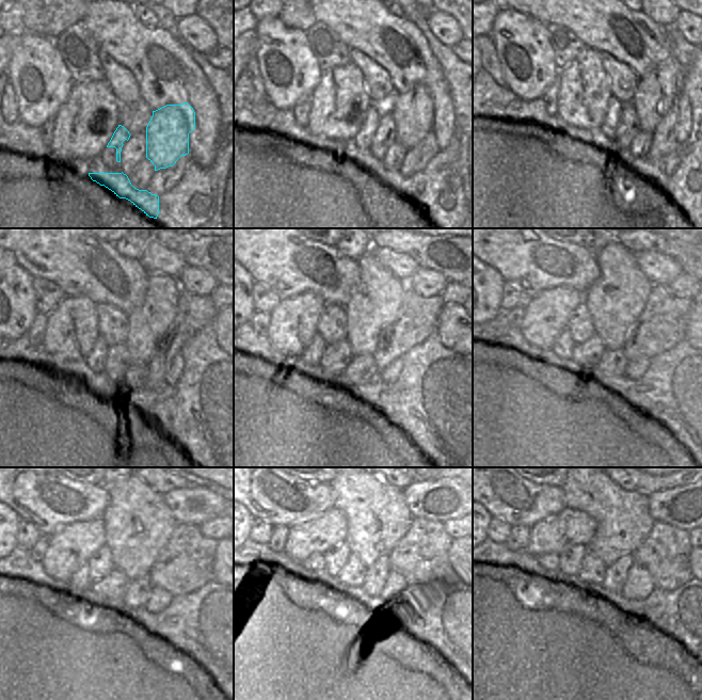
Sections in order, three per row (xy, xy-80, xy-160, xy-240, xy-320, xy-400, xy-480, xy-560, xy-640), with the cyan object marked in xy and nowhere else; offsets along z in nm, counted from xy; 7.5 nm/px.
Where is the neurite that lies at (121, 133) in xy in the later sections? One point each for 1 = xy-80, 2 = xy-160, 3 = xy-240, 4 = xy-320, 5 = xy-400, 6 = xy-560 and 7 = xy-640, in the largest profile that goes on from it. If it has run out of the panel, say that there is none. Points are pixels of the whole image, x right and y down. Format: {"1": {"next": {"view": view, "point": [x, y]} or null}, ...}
{"1": {"next": {"view": "xy-80", "point": [361, 142]}}, "2": {"next": {"view": "xy-160", "point": [611, 107]}}, "3": {"next": {"view": "xy-240", "point": [146, 325]}}, "4": {"next": {"view": "xy-320", "point": [380, 301]}}, "5": {"next": {"view": "xy-400", "point": [616, 301]}}, "6": {"next": {"view": "xy-560", "point": [378, 520]}}, "7": {"next": {"view": "xy-640", "point": [623, 522]}}}

